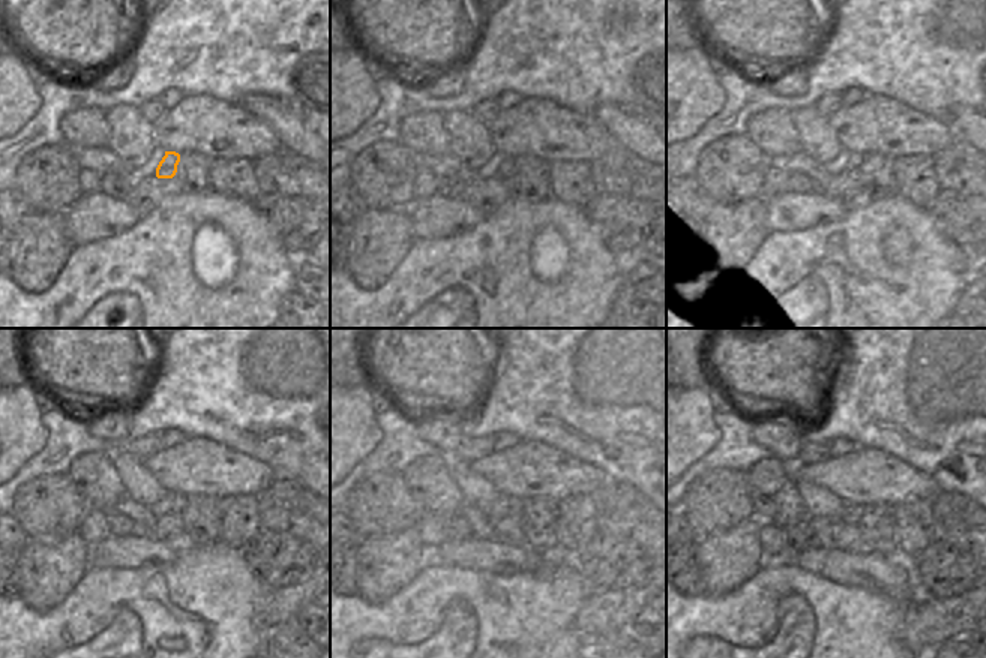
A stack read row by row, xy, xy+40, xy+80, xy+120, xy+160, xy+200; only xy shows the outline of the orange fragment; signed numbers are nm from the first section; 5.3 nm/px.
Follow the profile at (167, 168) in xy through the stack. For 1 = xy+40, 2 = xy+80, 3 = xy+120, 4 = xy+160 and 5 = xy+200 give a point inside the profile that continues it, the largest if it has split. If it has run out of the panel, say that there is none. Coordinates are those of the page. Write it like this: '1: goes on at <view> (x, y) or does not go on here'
1: goes on at xy+40 (508, 164)
2: goes on at xy+80 (845, 162)
3: goes on at xy+120 (173, 502)
4: goes on at xy+160 (508, 505)
5: goes on at xy+200 (848, 513)

